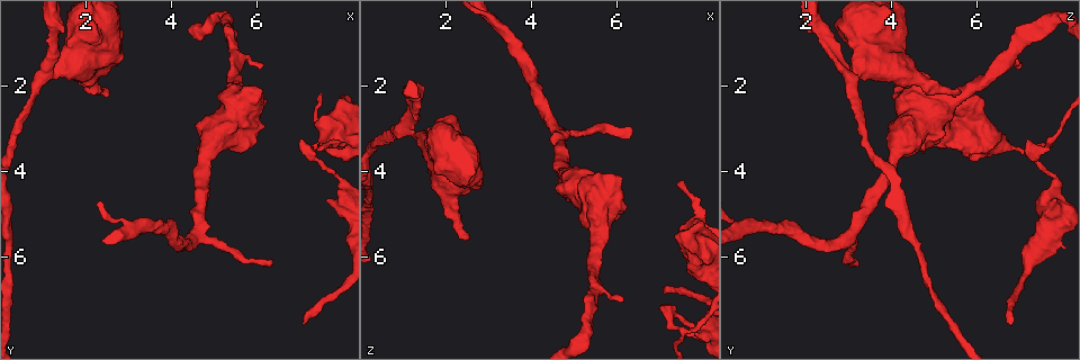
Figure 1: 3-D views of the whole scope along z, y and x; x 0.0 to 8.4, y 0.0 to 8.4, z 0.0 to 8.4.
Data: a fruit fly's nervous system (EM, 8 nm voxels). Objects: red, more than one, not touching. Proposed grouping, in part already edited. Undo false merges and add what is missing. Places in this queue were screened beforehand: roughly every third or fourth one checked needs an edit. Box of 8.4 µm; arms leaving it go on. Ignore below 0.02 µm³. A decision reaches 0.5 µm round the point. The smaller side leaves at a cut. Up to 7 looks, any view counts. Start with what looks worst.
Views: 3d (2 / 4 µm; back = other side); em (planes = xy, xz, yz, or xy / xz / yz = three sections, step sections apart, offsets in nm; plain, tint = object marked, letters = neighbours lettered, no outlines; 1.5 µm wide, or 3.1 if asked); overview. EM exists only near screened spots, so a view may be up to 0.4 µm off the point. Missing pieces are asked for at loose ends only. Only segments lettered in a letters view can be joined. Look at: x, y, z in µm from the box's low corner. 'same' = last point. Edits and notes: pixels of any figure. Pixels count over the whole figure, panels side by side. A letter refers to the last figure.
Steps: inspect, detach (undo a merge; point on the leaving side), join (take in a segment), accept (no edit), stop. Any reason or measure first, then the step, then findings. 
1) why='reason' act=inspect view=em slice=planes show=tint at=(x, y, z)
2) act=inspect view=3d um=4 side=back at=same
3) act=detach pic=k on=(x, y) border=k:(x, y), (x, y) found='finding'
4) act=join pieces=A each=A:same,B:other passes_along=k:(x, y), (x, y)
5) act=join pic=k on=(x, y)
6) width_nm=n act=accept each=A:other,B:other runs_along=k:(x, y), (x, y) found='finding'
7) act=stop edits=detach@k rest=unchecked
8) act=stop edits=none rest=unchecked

why='branch stops here' act=inspect view=3d um=2 side=back at=(6.35, 6.15, 3.20)

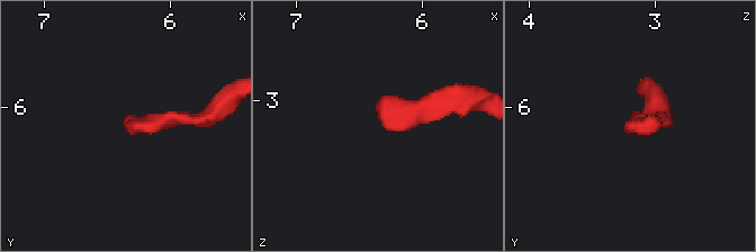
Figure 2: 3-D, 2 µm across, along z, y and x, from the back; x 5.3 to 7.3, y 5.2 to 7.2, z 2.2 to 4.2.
why='shape alone is not enough' act=inspect view=em slice=planes show=plain at=(6.30, 6.10, 3.16)

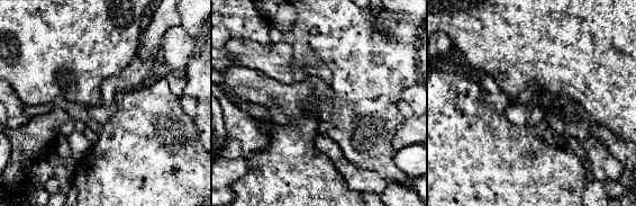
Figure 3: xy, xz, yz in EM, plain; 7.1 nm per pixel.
why='see the neighbours' act=inspect view=em slice=planes show=letters at=same

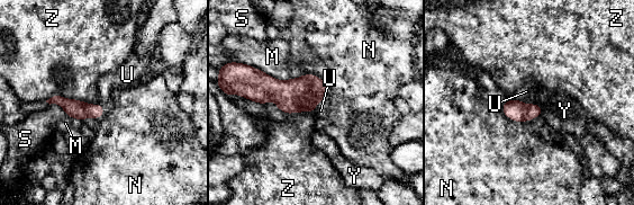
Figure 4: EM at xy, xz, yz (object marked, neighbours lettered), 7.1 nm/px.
act=join pieces=U each=M:other,N:other,S:other,U:same,Y:other,Z:other passes_along=4:(302, 94), (316, 105), (320, 110) found='the cell continues'

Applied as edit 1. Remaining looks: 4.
why='thick turns thin' act=inspect view=em slice=planes show=letters at=(1.20, 1.75, 3.00)

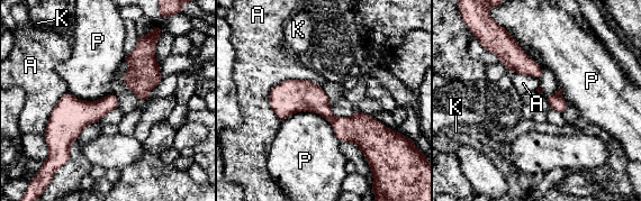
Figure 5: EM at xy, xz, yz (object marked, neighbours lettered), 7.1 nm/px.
act=detach pic=5 on=(309, 97) each=A:other,K:other,P:other border=5:(335, 117), (331, 122) found='two cells meet here'

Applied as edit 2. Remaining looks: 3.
act=inspect view=overview

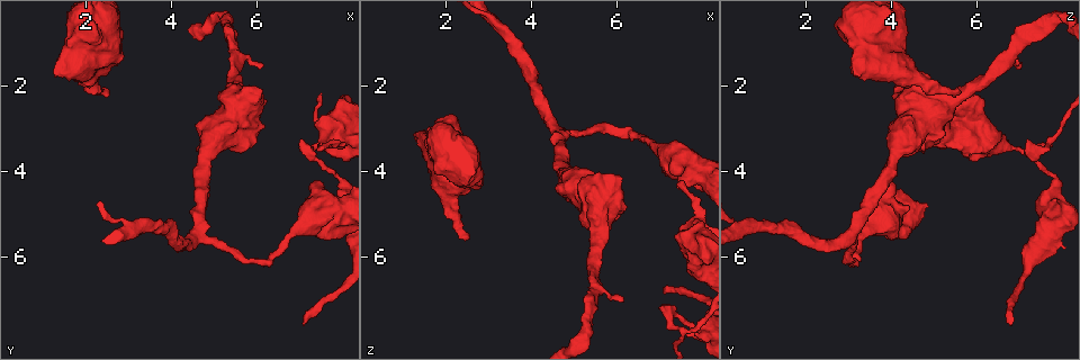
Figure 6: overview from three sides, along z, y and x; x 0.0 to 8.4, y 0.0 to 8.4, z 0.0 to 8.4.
why='thick turns thin' act=inspect view=em slice=planes show=letters at=(7.95, 3.35, 5.20)

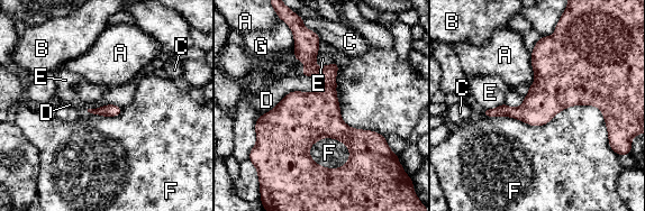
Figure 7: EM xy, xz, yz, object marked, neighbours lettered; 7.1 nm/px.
width_nm=300 act=accept each=A:other,B:other,C:other,D:other,E:other,F:other,G:other found='one cell here'

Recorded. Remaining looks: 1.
act=stop edits=join@4,detach@5 rest=unchecked

